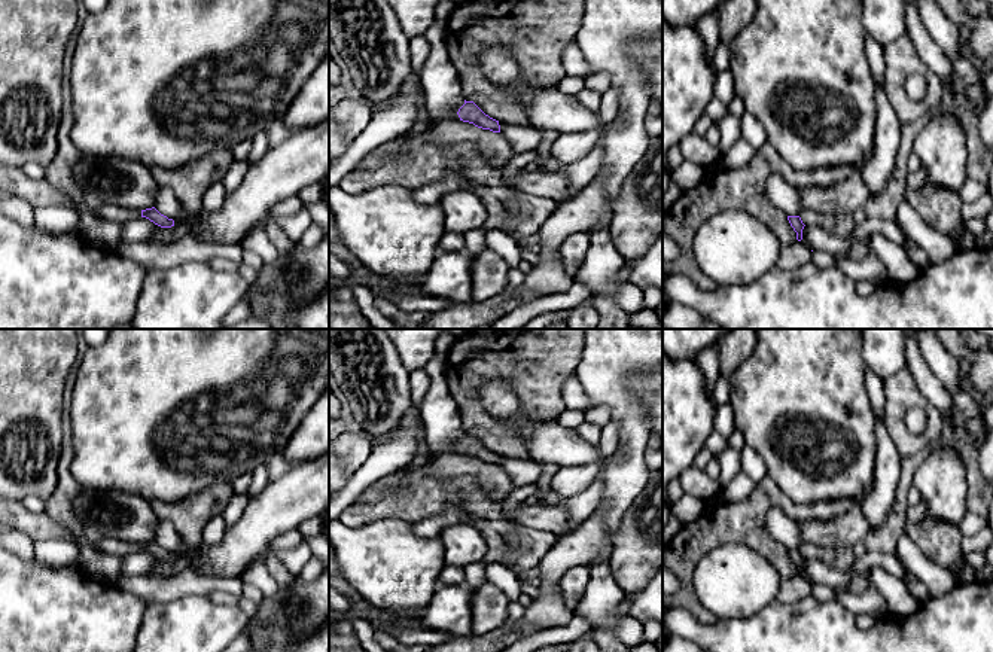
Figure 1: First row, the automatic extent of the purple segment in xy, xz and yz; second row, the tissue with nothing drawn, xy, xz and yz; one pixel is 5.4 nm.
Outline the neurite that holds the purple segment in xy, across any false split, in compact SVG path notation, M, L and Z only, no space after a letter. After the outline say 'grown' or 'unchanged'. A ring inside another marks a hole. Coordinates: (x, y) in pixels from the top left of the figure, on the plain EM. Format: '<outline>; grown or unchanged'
M155 540L141 543L141 551L149 552L155 558L161 561L171 561L174 560L174 554L168 552L167 549L161 548Z; unchanged

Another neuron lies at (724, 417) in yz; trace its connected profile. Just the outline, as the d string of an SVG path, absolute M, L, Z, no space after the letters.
M731 403L716 406L715 430L724 438L731 436L731 433L735 430L734 408L731 406Z

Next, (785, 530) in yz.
M771 508L767 514L768 533L788 549L799 549L804 543L796 521L792 521L780 508Z

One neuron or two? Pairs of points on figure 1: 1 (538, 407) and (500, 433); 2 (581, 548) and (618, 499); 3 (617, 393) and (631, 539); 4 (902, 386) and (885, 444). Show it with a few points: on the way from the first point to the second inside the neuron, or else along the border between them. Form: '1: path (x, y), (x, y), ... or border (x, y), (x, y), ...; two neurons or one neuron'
1: path (514, 377), (486, 372), (472, 386), (472, 407); one neuron
2: border (597, 509), (603, 518), (603, 533), (611, 542); two neurons
3: border (646, 481), (642, 491), (624, 512), (612, 538); two neurons
4: border (883, 419), (901, 457); two neurons

